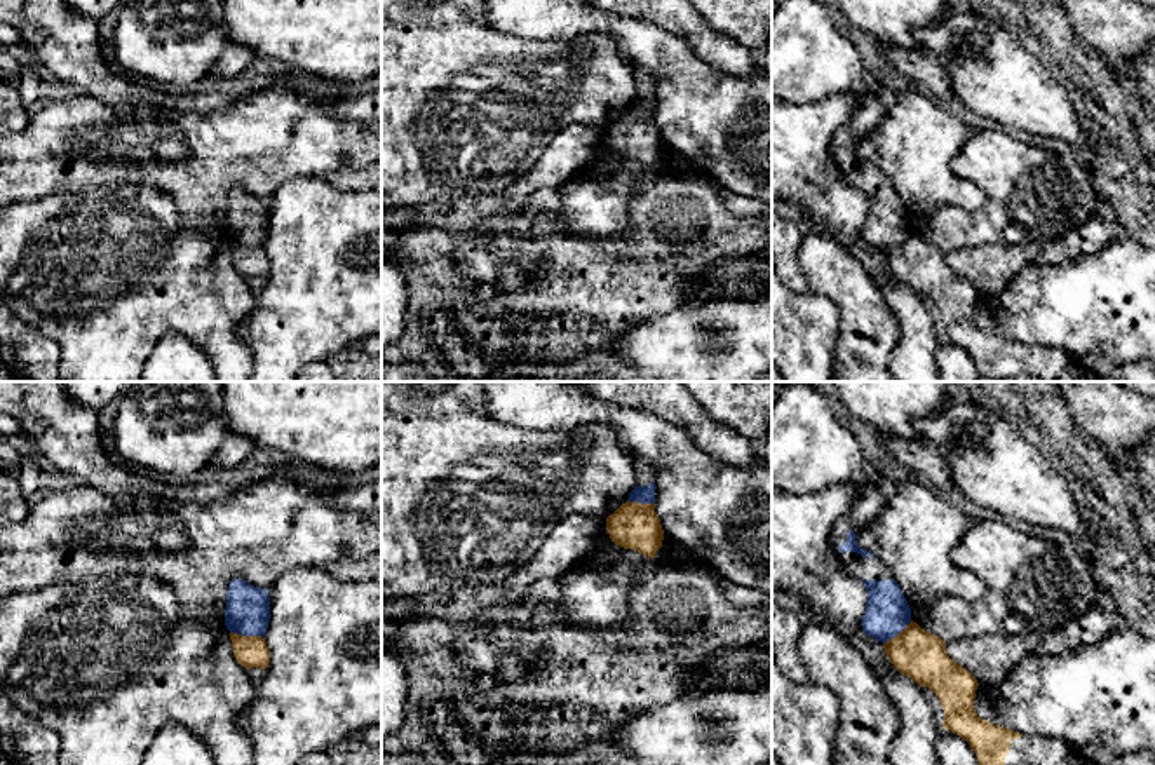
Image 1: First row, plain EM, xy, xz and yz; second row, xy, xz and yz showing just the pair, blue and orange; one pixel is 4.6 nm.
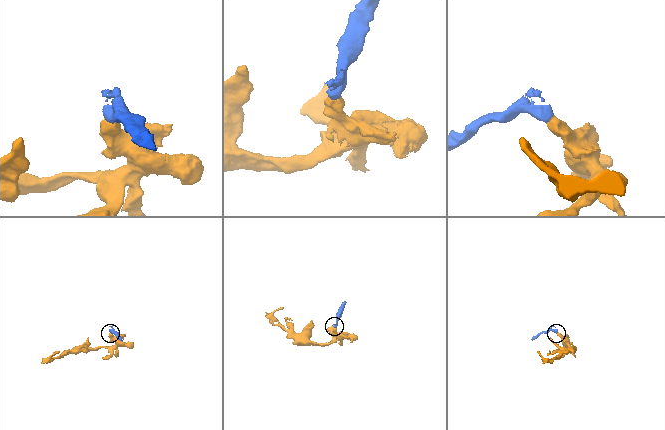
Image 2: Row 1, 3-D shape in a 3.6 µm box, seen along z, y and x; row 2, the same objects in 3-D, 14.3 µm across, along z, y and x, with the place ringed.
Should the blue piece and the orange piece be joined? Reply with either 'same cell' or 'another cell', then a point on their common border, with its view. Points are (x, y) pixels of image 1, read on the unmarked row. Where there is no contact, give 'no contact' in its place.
another cell | xy (248, 244)

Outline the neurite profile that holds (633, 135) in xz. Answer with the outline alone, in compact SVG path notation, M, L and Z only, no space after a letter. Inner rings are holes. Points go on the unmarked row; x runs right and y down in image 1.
M625 112L606 127L611 152L624 159L655 167L662 157L664 139L655 113Z

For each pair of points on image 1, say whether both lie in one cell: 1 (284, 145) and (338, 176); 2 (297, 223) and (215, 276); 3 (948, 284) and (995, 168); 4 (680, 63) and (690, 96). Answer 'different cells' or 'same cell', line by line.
1: different cells
2: different cells
3: different cells
4: same cell

